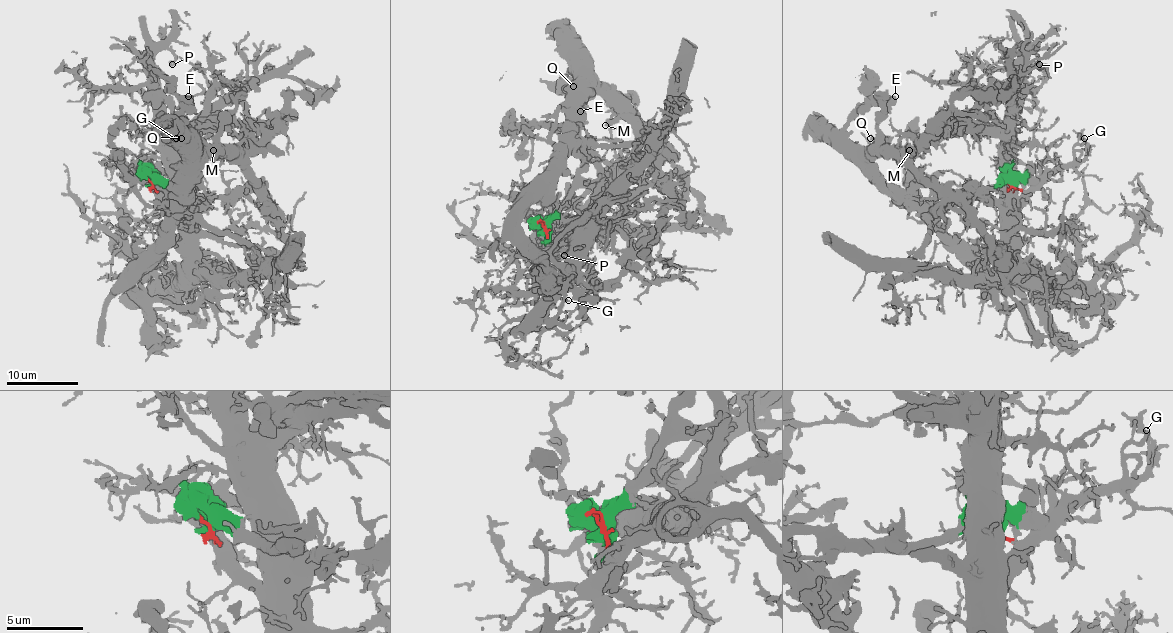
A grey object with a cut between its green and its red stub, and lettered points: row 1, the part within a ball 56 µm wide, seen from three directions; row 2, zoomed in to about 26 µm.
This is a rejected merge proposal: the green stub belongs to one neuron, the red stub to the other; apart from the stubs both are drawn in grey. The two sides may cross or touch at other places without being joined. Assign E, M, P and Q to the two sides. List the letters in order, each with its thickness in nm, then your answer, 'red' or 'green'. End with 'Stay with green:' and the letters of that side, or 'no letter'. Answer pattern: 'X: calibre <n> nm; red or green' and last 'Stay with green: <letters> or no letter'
E: calibre 600 nm; green
M: calibre 480 nm; green
P: calibre 320 nm; red
Q: calibre 380 nm; green
Stay with green: E, M, Q

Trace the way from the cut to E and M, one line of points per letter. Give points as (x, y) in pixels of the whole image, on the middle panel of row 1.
E: (538, 221), (545, 221), (577, 183), (581, 147), (577, 127), (577, 61), (575, 99), (581, 111)
M: (538, 221), (545, 221), (577, 183), (581, 147), (577, 102), (595, 90), (606, 97), (617, 115), (604, 126)

